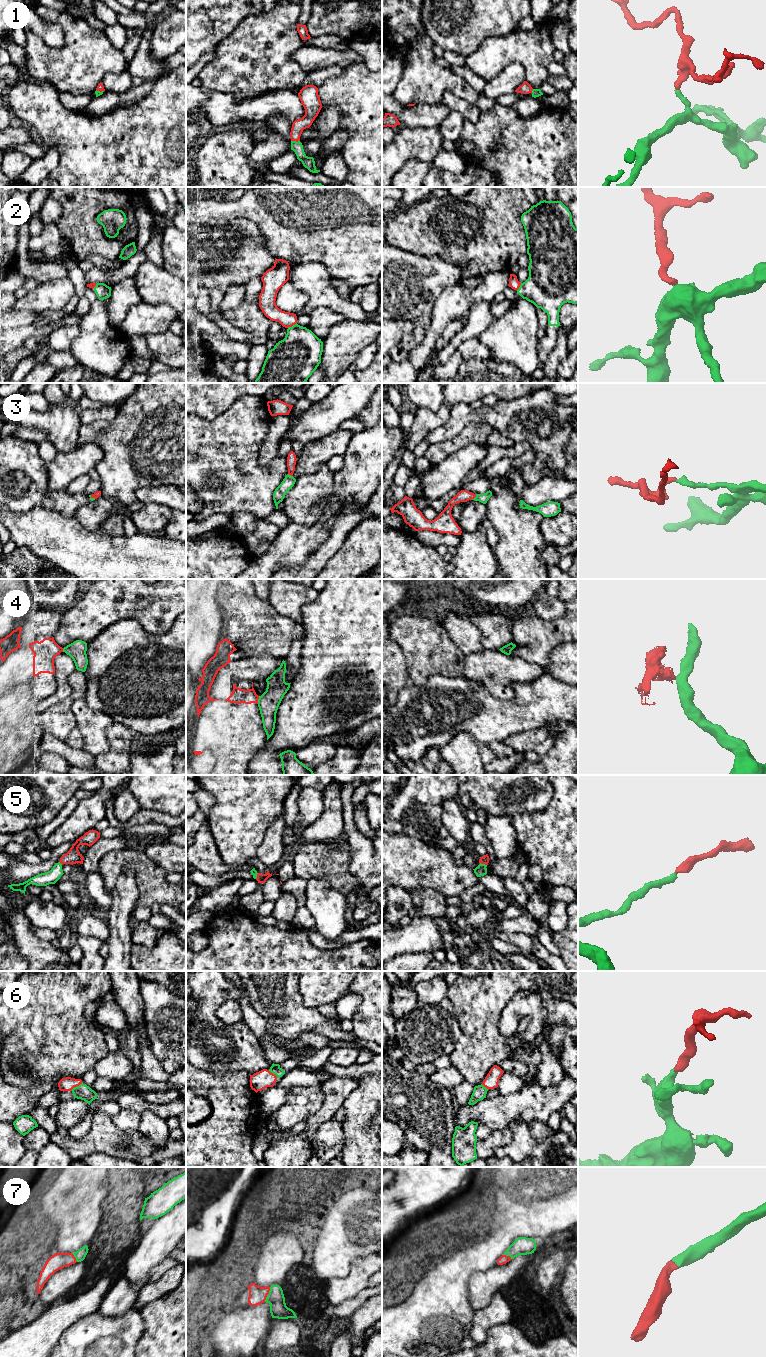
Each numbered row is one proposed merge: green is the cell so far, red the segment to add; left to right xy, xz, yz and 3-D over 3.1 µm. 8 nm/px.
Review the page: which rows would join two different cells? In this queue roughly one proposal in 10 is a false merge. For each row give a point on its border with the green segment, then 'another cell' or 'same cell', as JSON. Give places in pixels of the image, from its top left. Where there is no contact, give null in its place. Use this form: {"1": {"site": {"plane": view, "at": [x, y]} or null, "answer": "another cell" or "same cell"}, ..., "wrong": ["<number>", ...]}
{"1": {"site": {"plane": "xz", "at": [295, 141]}, "answer": "another cell"}, "2": {"site": {"plane": "xz", "at": [292, 326]}, "answer": "same cell"}, "3": {"site": {"plane": "yz", "at": [475, 497]}, "answer": "same cell"}, "4": {"site": {"plane": "xz", "at": [258, 700]}, "answer": "another cell"}, "5": {"site": {"plane": "yz", "at": [483, 864]}, "answer": "same cell"}, "6": {"site": {"plane": "xy", "at": [75, 1087]}, "answer": "same cell"}, "7": {"site": {"plane": "xz", "at": [268, 1294]}, "answer": "same cell"}, "wrong": ["1", "4"]}

